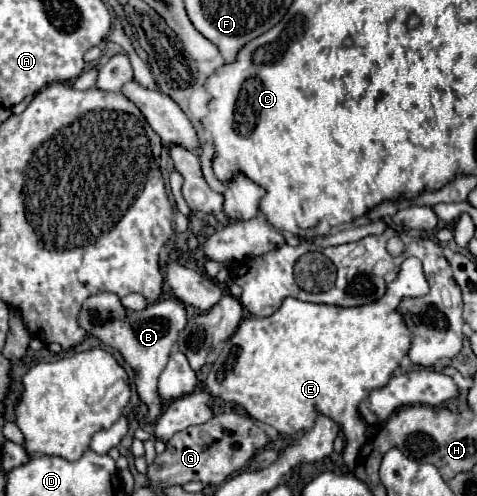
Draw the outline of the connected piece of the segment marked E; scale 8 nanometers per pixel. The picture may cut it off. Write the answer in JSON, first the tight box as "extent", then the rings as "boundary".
{"extent":[206,258,430,470],"boundary":[[[406,258],[386,296],[382,296],[378,302],[372,302],[370,306],[338,308],[286,298],[280,310],[272,316],[242,320],[238,330],[224,344],[216,362],[212,364],[206,386],[214,398],[242,406],[252,418],[274,426],[282,434],[310,430],[320,414],[332,418],[346,436],[344,462],[354,470],[356,456],[366,442],[366,424],[358,414],[358,404],[368,398],[372,390],[386,386],[388,378],[410,348],[410,332],[406,326],[402,326],[396,306],[402,296],[422,296],[428,294],[428,290],[430,286],[422,272],[422,262],[418,262],[418,258]]]}

